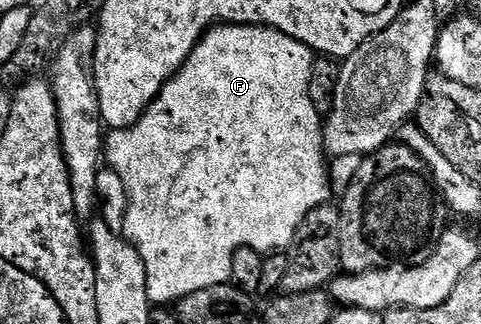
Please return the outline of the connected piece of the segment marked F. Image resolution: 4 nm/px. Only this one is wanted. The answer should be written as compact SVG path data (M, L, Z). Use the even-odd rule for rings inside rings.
M221 23L210 27L199 44L193 49L193 53L189 53L189 57L185 61L185 65L181 65L181 69L164 85L161 93L151 102L145 109L145 113L131 127L126 127L120 131L112 130L105 139L105 163L108 168L115 171L117 176L121 177L124 182L125 193L127 194L127 212L124 215L124 229L122 234L127 242L132 243L137 249L137 253L141 257L141 261L145 261L145 269L147 270L147 295L151 298L152 304L155 305L171 305L176 301L183 299L187 295L197 293L201 289L209 289L213 285L221 285L222 283L231 282L231 274L233 273L233 257L243 247L251 247L254 251L260 253L279 253L284 249L290 248L295 243L295 234L301 225L301 221L305 221L305 217L313 209L317 209L320 205L328 202L332 197L331 183L327 180L327 162L328 156L325 154L323 146L323 125L324 120L321 118L320 108L315 106L315 102L311 99L311 74L315 68L316 52L310 47L306 47L301 41L297 41L293 37L289 37L285 33L281 33L275 27L254 27L248 23Z

